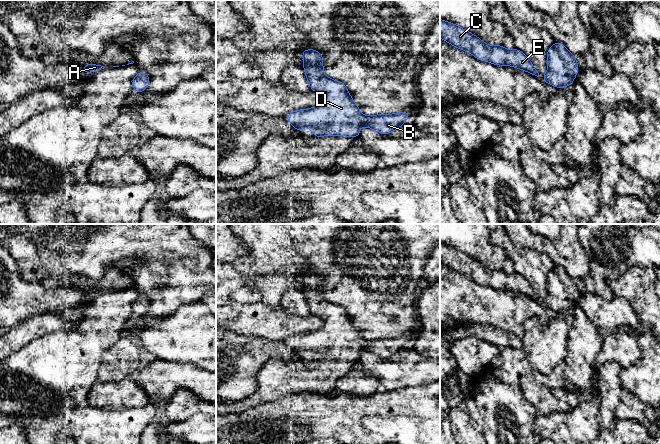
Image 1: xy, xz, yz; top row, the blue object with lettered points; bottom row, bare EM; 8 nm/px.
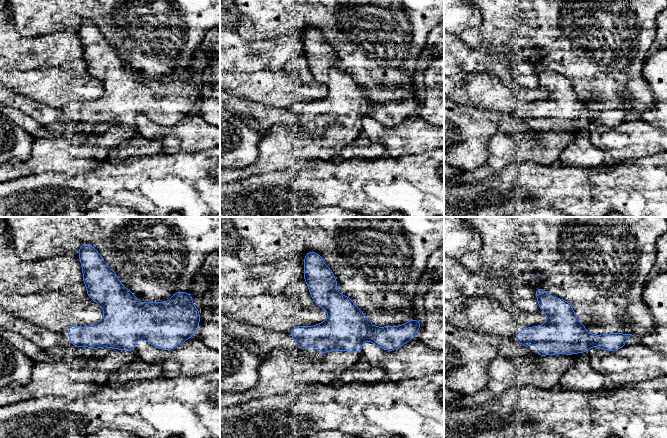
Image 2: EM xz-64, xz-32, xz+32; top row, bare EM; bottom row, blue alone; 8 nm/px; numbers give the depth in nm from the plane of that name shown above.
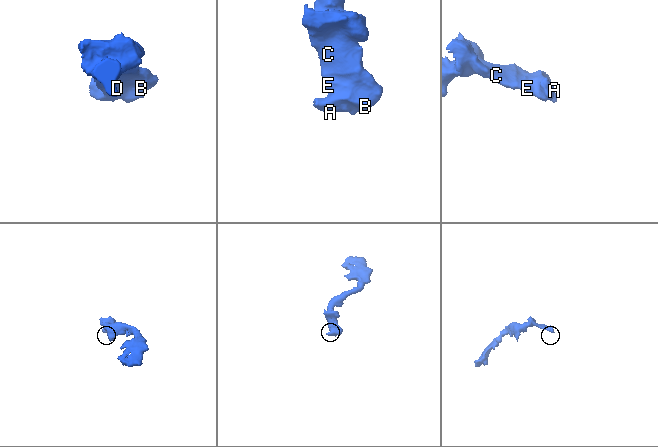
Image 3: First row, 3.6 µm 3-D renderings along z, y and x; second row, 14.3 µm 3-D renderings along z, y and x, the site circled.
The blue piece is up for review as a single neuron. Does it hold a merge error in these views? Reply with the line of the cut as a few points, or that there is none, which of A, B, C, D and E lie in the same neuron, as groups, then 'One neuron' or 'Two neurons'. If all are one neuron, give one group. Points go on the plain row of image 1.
No split. Groups: A B C D E. One neuron

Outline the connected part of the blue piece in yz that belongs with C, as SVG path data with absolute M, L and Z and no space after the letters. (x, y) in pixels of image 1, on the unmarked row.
M440 243L440 262L458 273L471 277L478 284L497 290L512 290L539 301L530 283L519 273L507 274L503 269L487 269L474 258L442 243Z

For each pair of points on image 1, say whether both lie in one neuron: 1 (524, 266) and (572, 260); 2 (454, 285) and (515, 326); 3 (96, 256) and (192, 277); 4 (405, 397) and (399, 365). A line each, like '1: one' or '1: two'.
1: two
2: one
3: one
4: two

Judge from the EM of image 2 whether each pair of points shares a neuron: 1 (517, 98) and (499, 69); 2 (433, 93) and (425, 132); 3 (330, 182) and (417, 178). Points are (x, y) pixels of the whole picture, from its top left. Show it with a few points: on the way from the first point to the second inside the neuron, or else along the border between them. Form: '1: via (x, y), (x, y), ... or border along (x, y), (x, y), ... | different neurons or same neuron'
1: border along (495, 74), (505, 84), (514, 85), (516, 83) | different neurons
2: border along (419, 115), (433, 126) | different neurons
3: via (352, 179), (389, 177), (395, 174) | same neuron

